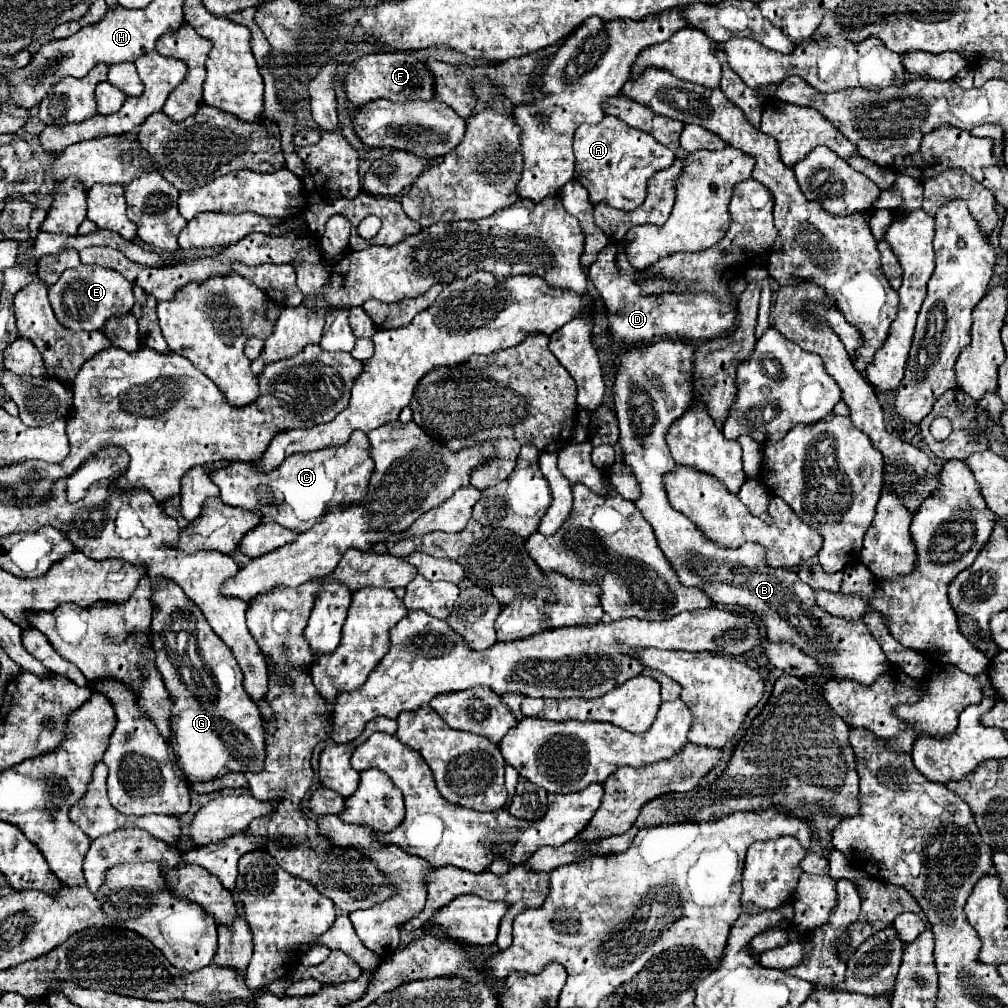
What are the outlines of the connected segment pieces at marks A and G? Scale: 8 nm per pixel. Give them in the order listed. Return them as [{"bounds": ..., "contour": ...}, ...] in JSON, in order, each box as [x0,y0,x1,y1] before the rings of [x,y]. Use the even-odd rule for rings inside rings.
[{"bounds":[575,116,675,210],"contour":[[[605,116],[599,124],[581,124],[575,132],[575,180],[583,184],[589,192],[589,202],[607,204],[619,210],[635,210],[643,204],[647,194],[647,180],[659,172],[667,170],[675,162],[675,154],[655,142],[651,134],[627,126],[621,118]]]},{"bounds":[151,578,265,782],"contour":[[[157,578],[151,586],[151,604],[153,604],[153,650],[157,654],[157,668],[163,676],[163,682],[173,698],[173,750],[177,756],[179,768],[185,772],[189,782],[207,782],[219,778],[227,772],[259,772],[265,758],[265,734],[259,706],[243,688],[243,672],[235,662],[231,650],[219,640],[203,612],[191,602],[185,592],[169,578]]]}]

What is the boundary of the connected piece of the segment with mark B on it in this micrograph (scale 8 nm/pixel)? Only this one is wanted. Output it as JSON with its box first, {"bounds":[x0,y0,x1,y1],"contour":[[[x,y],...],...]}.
{"bounds":[615,340,889,684],"contour":[[[661,340],[651,346],[629,350],[615,358],[619,366],[615,380],[615,414],[619,420],[619,448],[623,462],[631,468],[641,496],[635,506],[643,518],[653,526],[657,544],[675,570],[683,586],[703,590],[715,604],[739,604],[759,614],[767,626],[771,642],[791,642],[807,656],[815,658],[823,670],[835,680],[855,680],[859,684],[873,684],[889,670],[889,660],[879,642],[869,632],[863,620],[847,620],[827,614],[815,602],[815,590],[799,582],[795,572],[775,570],[767,566],[763,546],[743,544],[741,548],[721,548],[703,538],[699,528],[677,512],[669,500],[663,476],[675,470],[675,460],[665,444],[669,426],[689,408],[691,402],[691,368],[693,346],[685,342]]]}

